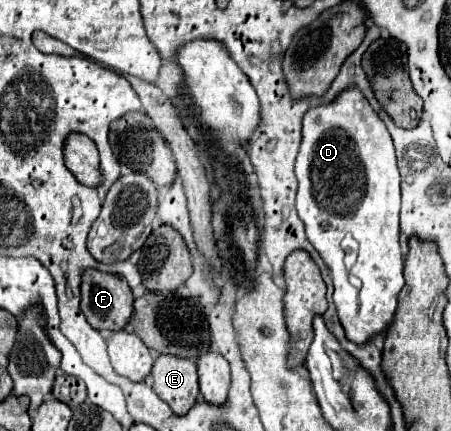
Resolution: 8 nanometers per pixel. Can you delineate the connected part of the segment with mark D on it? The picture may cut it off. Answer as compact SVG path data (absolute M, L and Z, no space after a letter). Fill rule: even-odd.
M347 86L343 92L337 94L337 98L333 98L329 104L319 104L315 108L309 108L305 112L305 118L303 118L303 138L301 138L301 146L299 146L299 154L297 154L297 160L295 160L295 176L299 180L299 190L297 190L297 212L299 212L299 218L303 220L305 224L305 232L307 232L307 238L309 242L315 246L315 250L321 254L321 258L325 260L325 264L329 266L331 270L331 278L333 278L333 302L337 311L337 316L343 328L345 328L345 334L349 340L353 342L367 342L375 332L383 332L391 322L393 322L394 313L397 308L397 296L403 288L403 252L401 252L401 246L399 246L399 206L401 206L401 190L399 190L399 170L397 170L397 160L395 160L395 148L393 148L393 140L391 140L391 134L387 130L387 126L383 124L383 120L379 118L379 114L371 108L371 104L367 102L367 98L361 94L361 90L357 90L357 86ZM351 232L353 238L359 242L359 256L357 256L357 262L353 264L351 270L345 268L345 262L343 262L343 248L339 246L343 236Z

